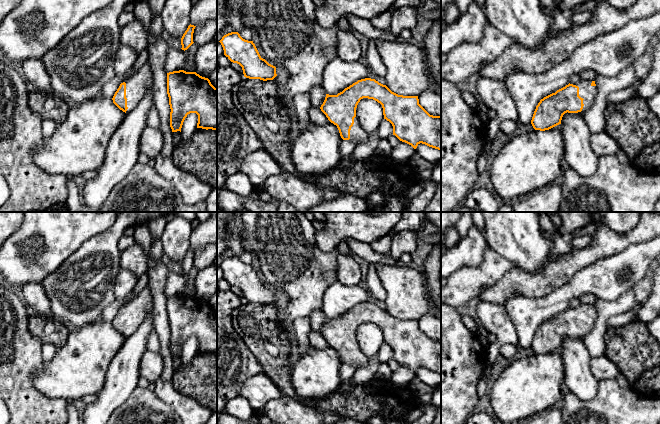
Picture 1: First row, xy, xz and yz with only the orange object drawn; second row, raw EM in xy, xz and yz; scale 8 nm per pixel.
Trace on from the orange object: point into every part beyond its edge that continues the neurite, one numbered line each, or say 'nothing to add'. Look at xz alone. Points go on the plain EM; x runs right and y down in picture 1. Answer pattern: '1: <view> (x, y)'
1: xz (357, 359)

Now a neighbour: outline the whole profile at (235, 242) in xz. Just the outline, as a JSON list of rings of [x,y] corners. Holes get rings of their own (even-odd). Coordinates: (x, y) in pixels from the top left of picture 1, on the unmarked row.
[[[233,212],[234,216],[227,225],[227,246],[233,252],[234,256],[239,256],[245,250],[245,243],[243,239],[243,221],[242,214],[244,212]]]

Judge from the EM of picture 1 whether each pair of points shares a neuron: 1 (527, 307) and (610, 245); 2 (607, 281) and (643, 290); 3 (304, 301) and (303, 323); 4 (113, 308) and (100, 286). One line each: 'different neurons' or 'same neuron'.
1: different neurons
2: different neurons
3: different neurons
4: different neurons

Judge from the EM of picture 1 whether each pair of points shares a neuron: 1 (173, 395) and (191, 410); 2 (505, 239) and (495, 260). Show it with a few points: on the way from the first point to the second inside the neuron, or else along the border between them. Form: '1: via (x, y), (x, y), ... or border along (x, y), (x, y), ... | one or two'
1: via (177, 399), (187, 409) | one
2: border along (489, 247), (516, 266) | two

